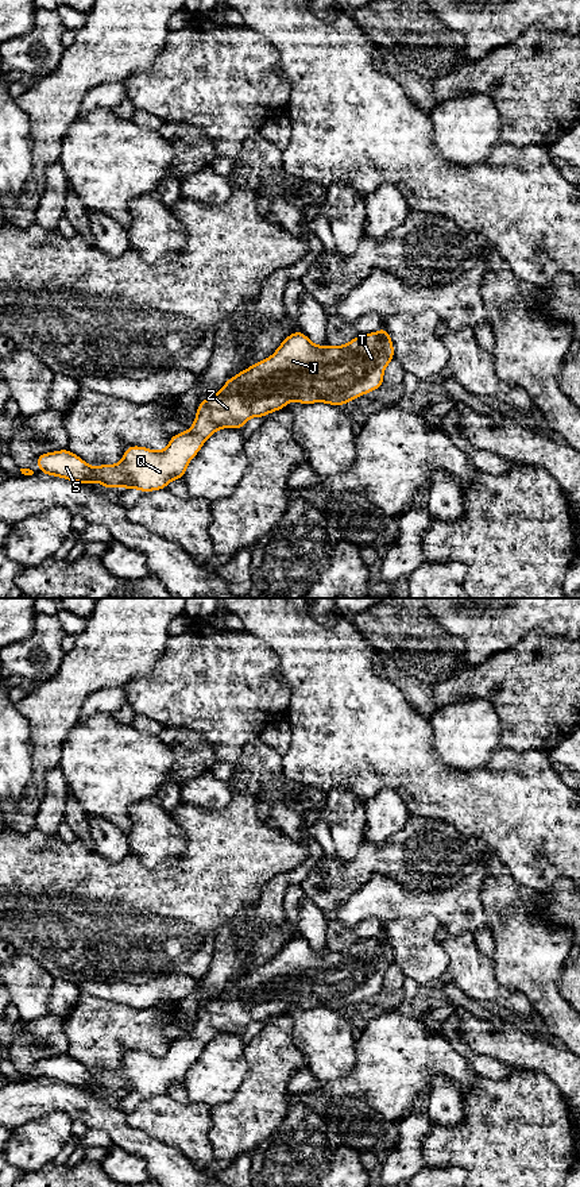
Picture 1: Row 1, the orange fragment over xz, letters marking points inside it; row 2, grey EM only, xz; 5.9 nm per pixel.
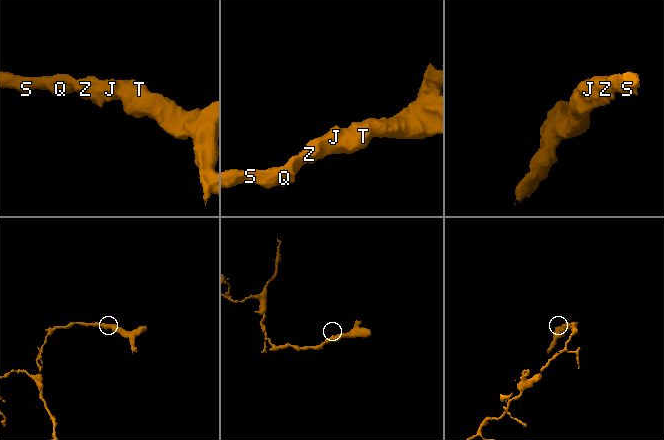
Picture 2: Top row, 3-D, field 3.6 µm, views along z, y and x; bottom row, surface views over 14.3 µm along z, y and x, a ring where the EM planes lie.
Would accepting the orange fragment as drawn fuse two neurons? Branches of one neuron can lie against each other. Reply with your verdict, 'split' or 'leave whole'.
leave whole

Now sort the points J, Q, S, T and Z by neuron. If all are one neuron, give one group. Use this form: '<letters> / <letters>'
J Q S T Z

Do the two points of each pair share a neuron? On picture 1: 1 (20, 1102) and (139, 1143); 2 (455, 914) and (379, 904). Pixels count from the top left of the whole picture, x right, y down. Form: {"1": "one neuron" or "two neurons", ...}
{"1": "one neuron", "2": "one neuron"}

